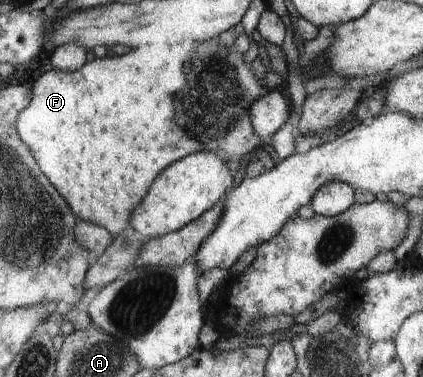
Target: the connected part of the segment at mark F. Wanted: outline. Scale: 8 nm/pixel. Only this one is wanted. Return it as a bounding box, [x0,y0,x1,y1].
[17,37,269,235]

